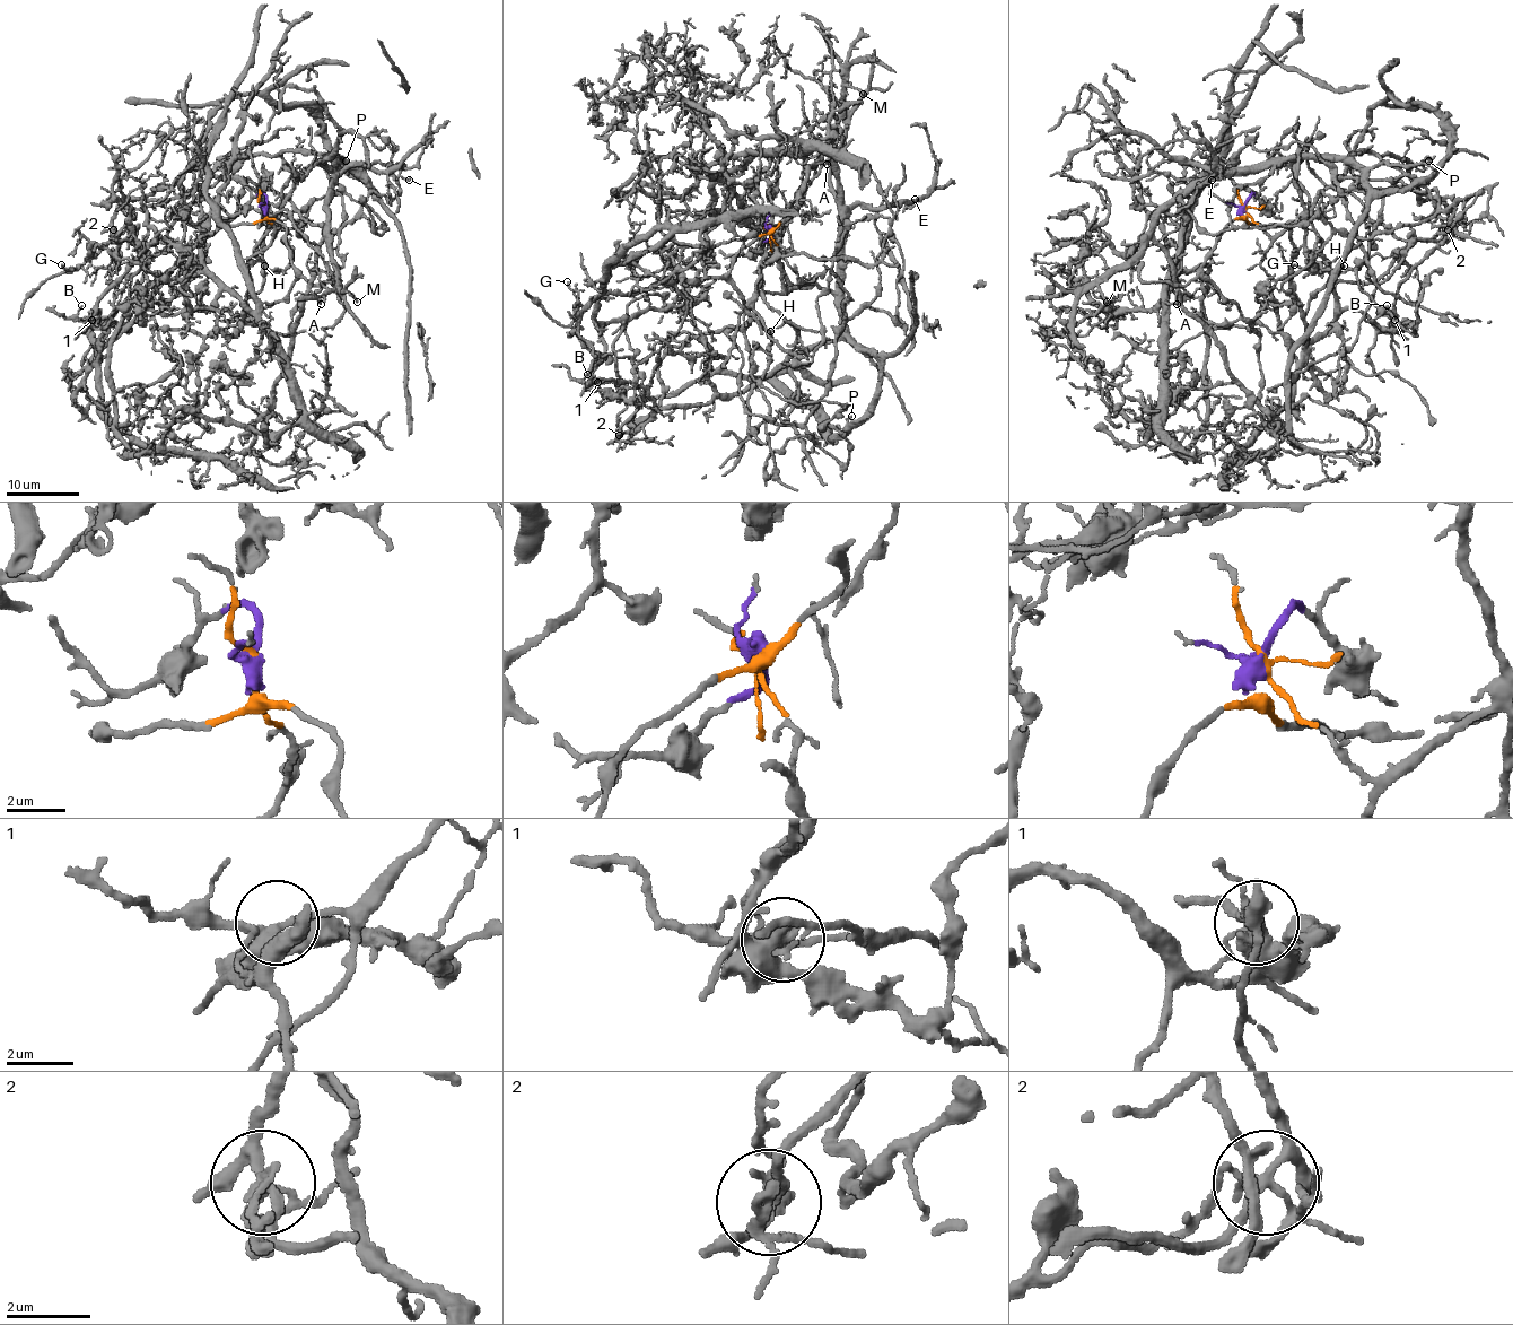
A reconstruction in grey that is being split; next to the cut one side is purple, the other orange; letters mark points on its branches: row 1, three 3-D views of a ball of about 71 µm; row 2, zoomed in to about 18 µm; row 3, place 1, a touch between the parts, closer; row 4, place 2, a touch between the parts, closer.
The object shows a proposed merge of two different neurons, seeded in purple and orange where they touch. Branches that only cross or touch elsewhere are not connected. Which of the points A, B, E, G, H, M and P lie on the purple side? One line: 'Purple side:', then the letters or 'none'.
Purple side: none

